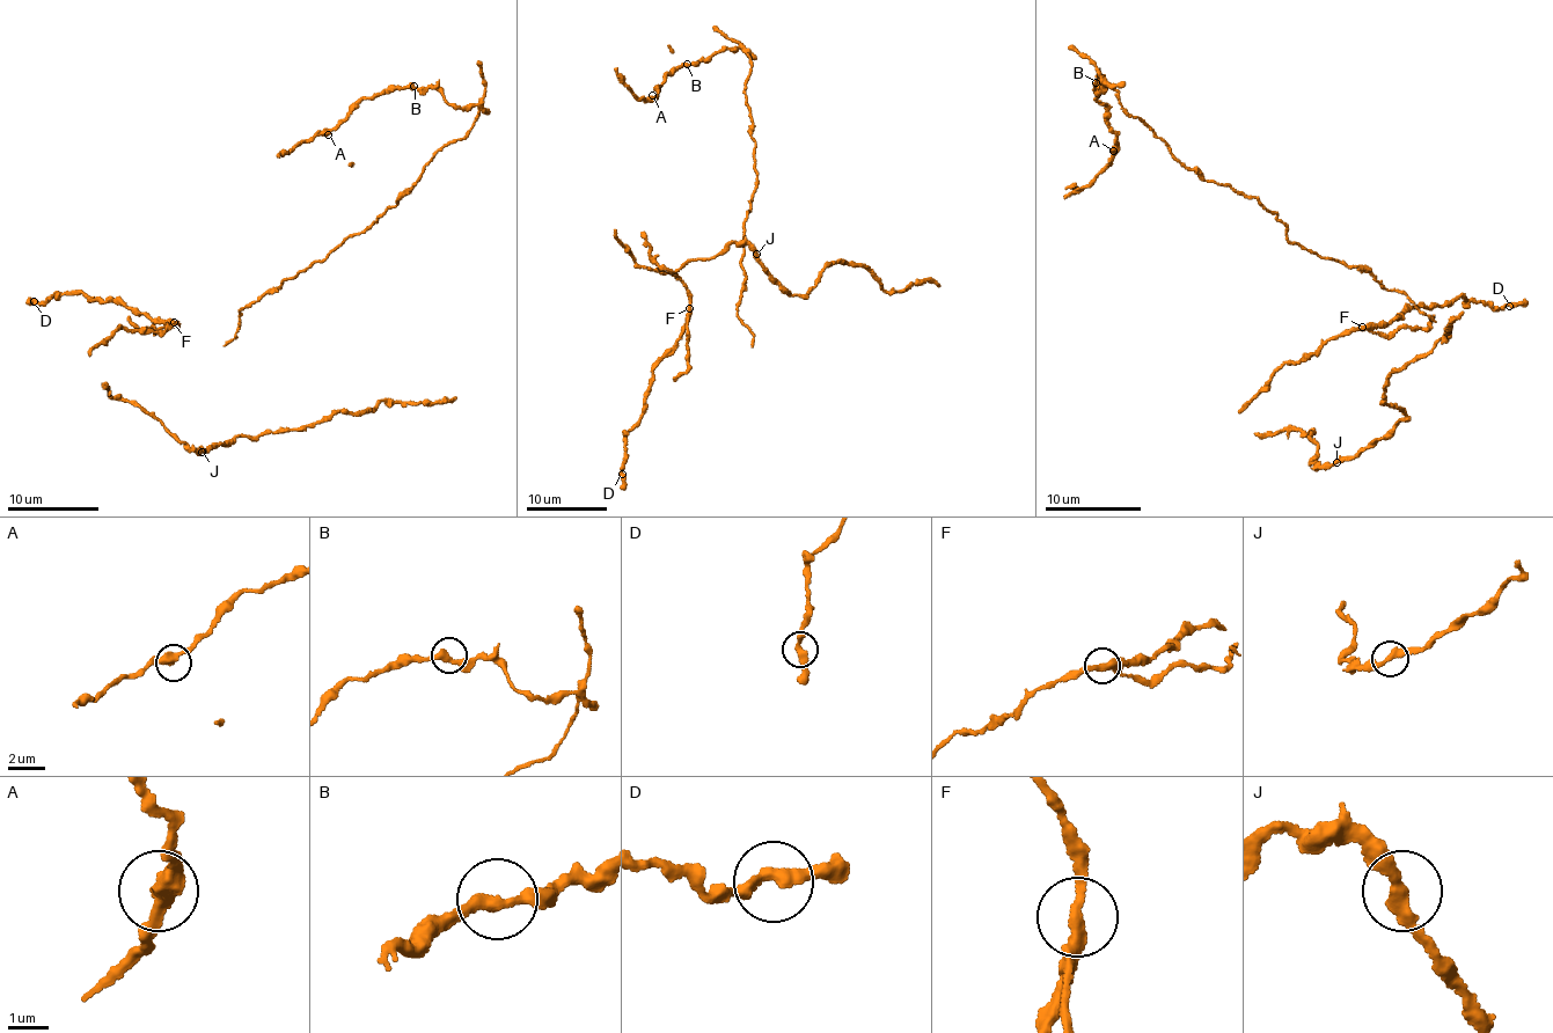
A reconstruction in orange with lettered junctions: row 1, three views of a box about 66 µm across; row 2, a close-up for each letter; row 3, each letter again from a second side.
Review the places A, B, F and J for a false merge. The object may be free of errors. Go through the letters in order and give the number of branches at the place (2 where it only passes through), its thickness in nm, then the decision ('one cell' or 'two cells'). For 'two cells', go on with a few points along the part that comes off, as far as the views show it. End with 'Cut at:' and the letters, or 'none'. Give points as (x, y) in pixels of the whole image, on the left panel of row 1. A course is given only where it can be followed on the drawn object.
A: branches 2; calibre 400 nm; one cell
B: branches 2; calibre 320 nm; one cell
F: branches 2; calibre 340 nm; one cell
J: branches 2; calibre 320 nm; one cell
Cut at: none

